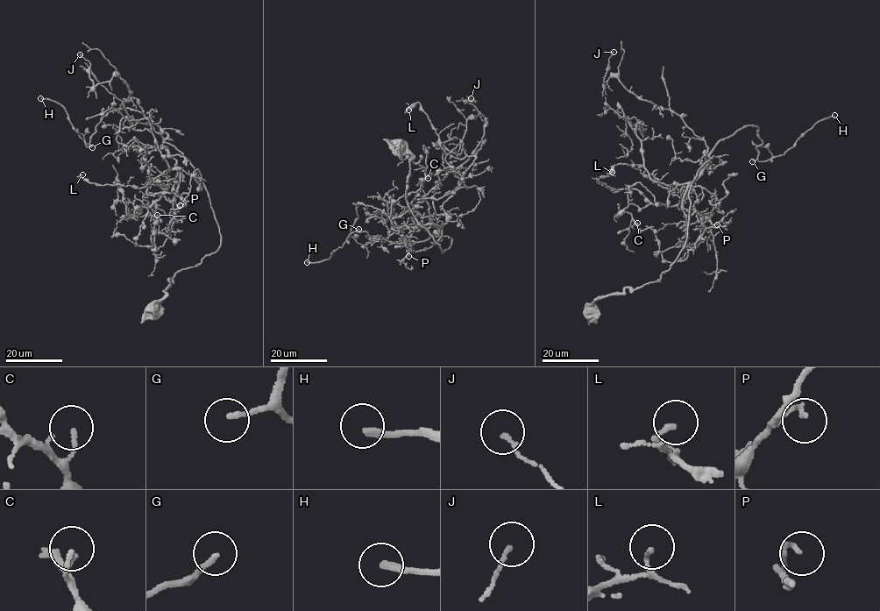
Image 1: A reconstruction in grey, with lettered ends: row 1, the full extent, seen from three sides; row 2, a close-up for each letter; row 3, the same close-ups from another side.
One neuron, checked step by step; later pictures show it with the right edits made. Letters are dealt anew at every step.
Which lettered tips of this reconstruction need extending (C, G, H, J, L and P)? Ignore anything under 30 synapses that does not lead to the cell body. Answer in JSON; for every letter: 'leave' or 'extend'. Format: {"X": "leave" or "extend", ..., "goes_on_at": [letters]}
{"C": "leave", "G": "extend", "H": "extend", "J": "leave", "L": "leave", "P": "leave", "goes_on_at": ["G", "H"]}

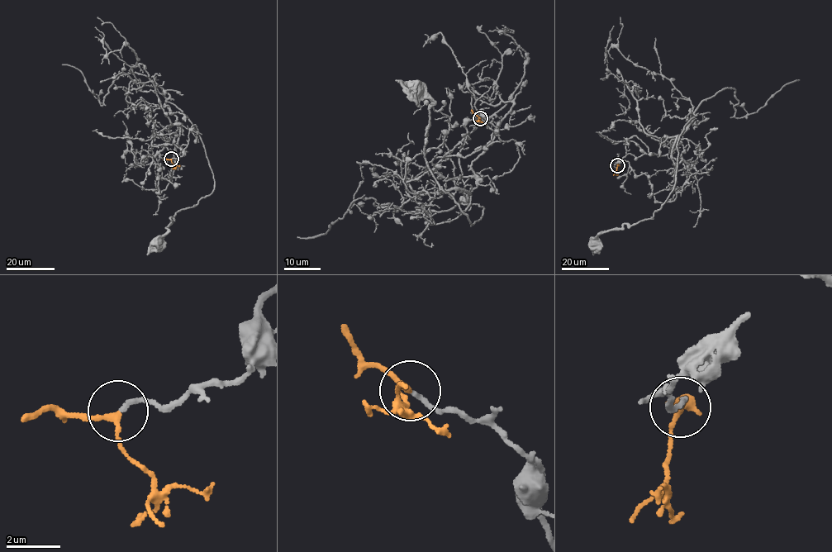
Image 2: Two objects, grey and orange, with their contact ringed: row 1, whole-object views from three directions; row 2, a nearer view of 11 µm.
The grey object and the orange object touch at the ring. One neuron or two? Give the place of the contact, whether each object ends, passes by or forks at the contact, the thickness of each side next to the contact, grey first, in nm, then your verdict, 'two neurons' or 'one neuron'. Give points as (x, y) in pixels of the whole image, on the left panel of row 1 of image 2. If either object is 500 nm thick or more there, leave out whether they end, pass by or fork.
at (171, 159); grey ends there; orange passes by; 170 nm thick on the grey side, 170 nm on the other; one neuron

